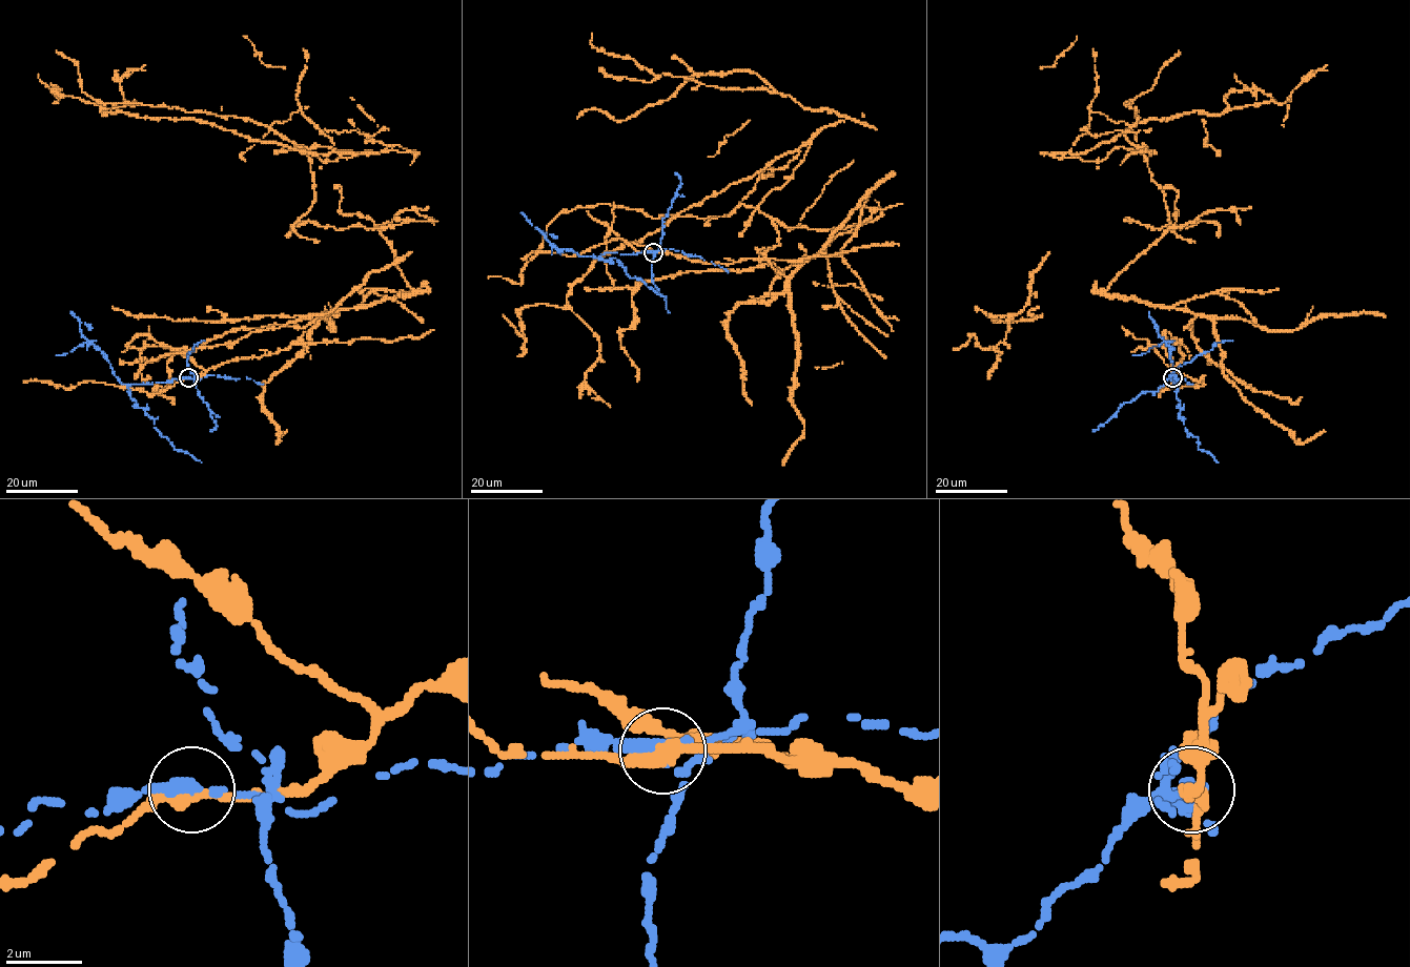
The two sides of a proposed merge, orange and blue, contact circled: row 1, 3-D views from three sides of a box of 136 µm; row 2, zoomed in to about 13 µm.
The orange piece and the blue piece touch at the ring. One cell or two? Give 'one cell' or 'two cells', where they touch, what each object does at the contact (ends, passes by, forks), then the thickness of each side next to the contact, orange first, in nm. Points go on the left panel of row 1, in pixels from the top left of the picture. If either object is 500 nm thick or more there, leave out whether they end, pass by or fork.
two cells; at (188, 377); orange passes by; blue passes by; 320 nm thick on the orange side, 360 nm on the other

